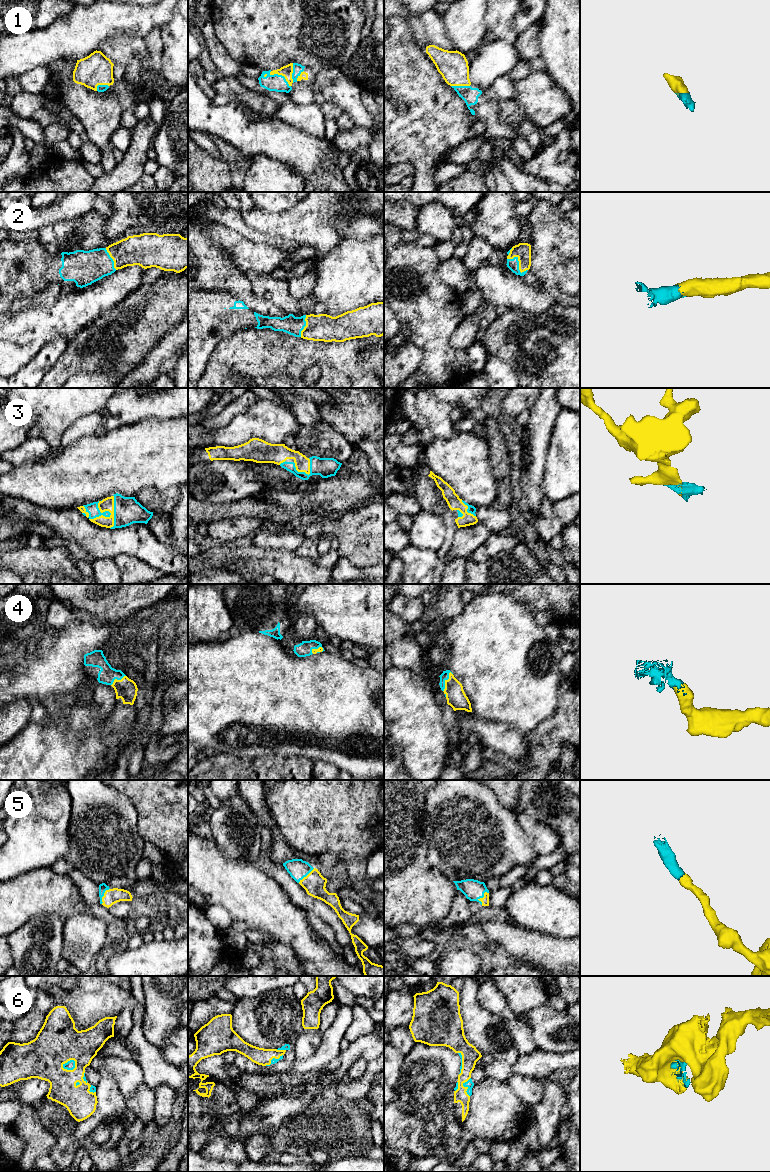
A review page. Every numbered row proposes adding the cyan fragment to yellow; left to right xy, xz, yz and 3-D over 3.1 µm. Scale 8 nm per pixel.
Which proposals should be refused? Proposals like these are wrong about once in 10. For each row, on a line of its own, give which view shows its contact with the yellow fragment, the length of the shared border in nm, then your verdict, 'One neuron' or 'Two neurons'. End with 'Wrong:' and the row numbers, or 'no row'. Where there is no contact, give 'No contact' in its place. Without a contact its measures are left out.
1: Touches yellow in xz. Shared border 200 nm. One neuron
2: Touches yellow in yz. Shared border 190 nm. One neuron
3: Touches yellow in xy. Shared border 240 nm. One neuron
4: Touches yellow in yz. Shared border 180 nm. One neuron
5: Touches yellow in yz. Shared border 120 nm. One neuron
6: Touches yellow in xy. Shared border 120 nm. One neuron
Wrong: no row

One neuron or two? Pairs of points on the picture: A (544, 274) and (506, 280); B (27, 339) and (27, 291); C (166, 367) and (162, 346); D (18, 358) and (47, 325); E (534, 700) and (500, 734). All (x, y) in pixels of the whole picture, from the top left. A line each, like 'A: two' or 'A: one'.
A: two
B: two
C: two
D: one
E: two

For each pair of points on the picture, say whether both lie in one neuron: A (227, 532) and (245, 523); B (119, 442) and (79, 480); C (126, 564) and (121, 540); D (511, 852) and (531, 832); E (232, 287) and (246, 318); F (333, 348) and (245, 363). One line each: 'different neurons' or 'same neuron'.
A: same neuron
B: same neuron
C: different neurons
D: different neurons
E: different neurons
F: same neuron

